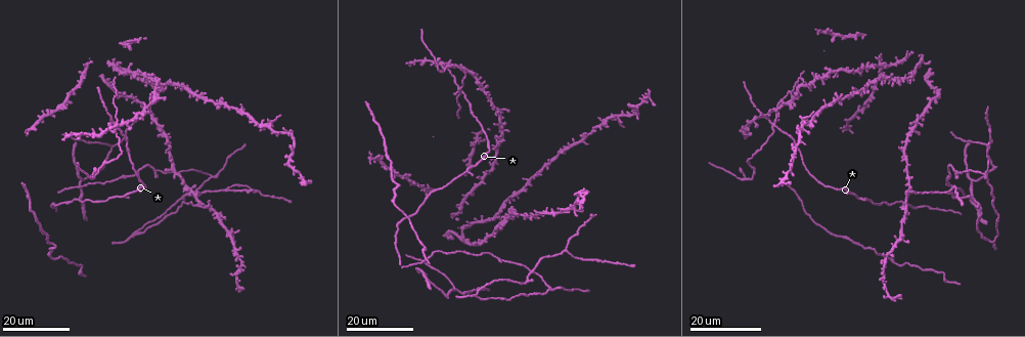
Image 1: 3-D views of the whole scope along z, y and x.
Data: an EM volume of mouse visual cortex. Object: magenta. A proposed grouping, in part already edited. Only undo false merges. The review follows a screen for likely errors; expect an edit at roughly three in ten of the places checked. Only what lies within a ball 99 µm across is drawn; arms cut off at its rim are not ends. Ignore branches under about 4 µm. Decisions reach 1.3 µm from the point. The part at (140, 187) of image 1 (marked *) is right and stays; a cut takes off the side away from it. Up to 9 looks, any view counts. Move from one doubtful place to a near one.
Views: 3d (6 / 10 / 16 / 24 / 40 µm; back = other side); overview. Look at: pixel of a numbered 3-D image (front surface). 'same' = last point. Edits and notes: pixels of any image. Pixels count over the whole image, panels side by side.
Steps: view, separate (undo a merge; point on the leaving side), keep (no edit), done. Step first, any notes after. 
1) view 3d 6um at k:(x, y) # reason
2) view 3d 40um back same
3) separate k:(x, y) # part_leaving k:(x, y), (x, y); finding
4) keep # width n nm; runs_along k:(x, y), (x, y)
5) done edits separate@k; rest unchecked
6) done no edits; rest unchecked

view 3d 16um at 1:(772, 127) # four arms meet

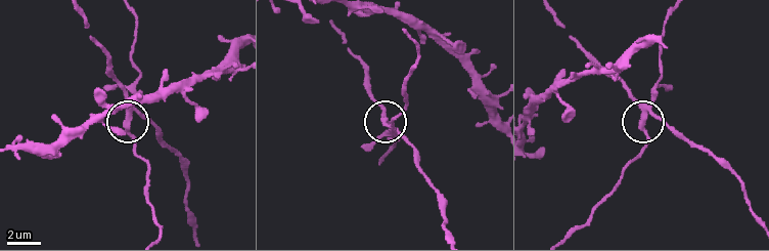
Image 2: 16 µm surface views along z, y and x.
view 3d 10um at 2:(128, 116) # closer look

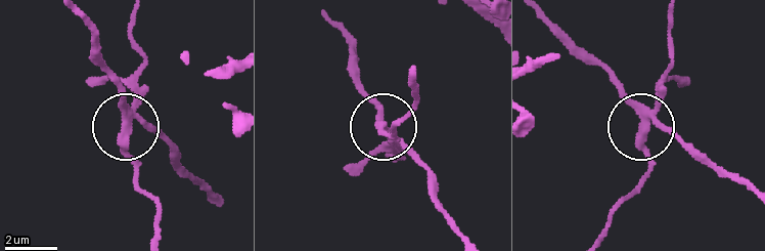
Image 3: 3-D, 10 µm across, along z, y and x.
separate 3:(383, 148) # arms 4; part_leaving 3:(126, 121), (133, 178), (156, 211), (160, 238); two neurons meet here

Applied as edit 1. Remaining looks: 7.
view 3d 24um at 1:(567, 249) # side arm on a straight run

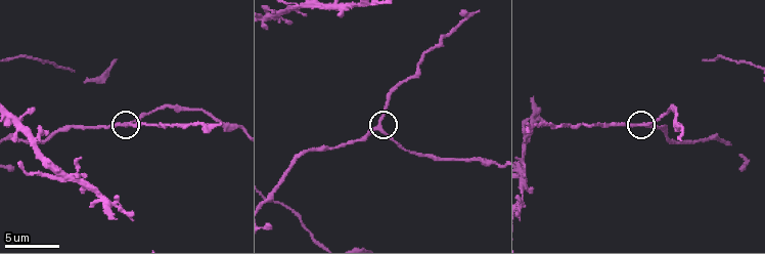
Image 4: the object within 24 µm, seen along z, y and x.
view 3d 6um at 4:(121, 124)

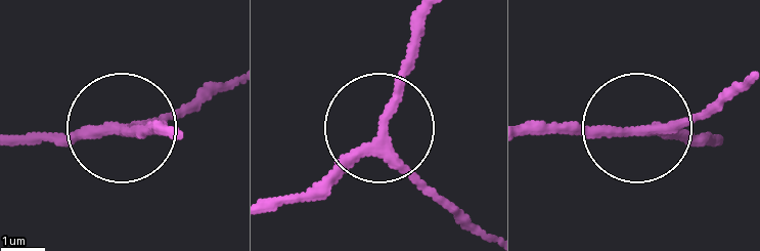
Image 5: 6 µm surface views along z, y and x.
keep # side_arm 15 um; runs_along 5:(272, 209), (316, 191), (371, 136), (415, 30); all the same neuron

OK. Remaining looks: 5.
view 3d 6um at 4:(87, 82) # arms part here

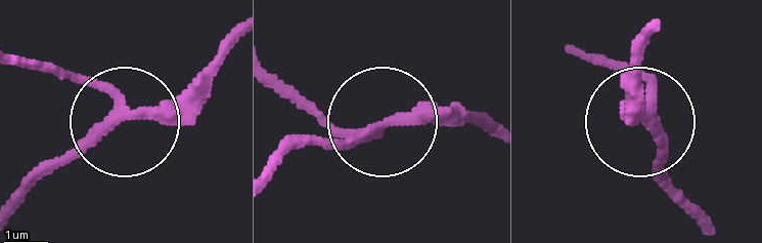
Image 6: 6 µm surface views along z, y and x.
keep # runs_along 6:(278, 76), (345, 127), (484, 116); all the same neuron

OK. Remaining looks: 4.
view 3d 24um at 1:(574, 209) # four arms meet

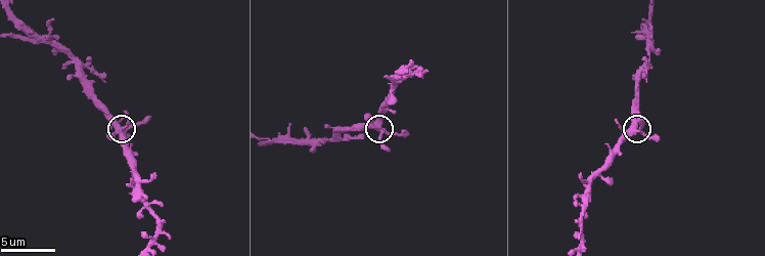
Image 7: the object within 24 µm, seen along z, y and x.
view 3d 10um at 7:(380, 132)

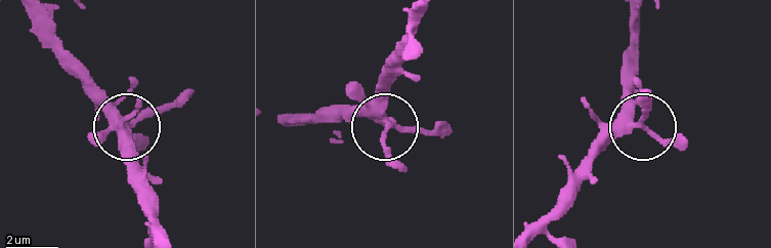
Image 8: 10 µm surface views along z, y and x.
keep # width 280 nm; continuous, no second neuron

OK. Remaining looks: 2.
view 3d 24um at 1:(269, 129) # four or more arms meet

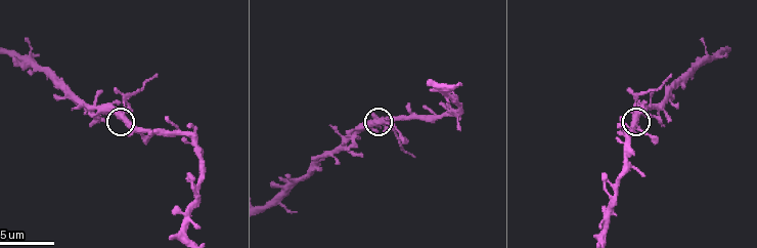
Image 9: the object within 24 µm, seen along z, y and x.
view 3d 10um at 9:(382, 122)

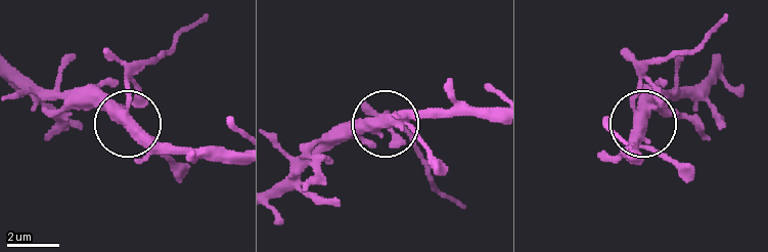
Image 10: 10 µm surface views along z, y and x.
separate 10:(147, 60) # width 380 nm; part_leaving 10:(129, 93), (155, 55), (207, 18); two neurons meet here

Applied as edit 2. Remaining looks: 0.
done edits separate@3, separate@10; rest unchecked

